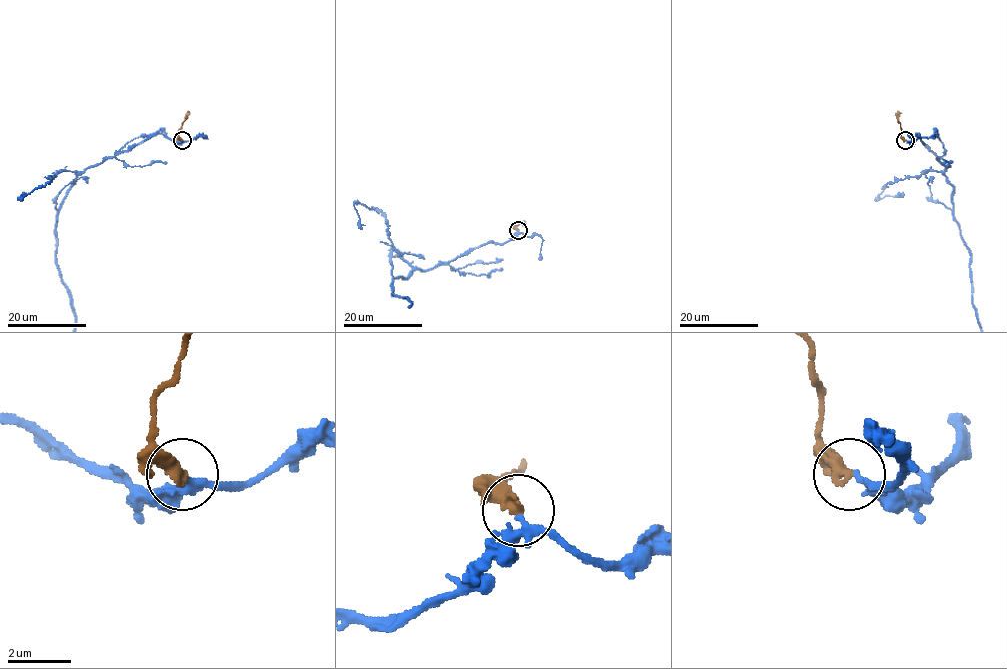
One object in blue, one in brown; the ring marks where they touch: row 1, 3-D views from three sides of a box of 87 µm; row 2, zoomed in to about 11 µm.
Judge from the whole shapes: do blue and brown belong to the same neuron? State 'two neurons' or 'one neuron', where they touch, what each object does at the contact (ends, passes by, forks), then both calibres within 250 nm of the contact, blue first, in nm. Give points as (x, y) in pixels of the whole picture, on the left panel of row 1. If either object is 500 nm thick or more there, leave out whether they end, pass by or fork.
one neuron; at (182, 140); blue passes by; brown ends there; 220 nm thick on the blue side, 400 nm on the other

